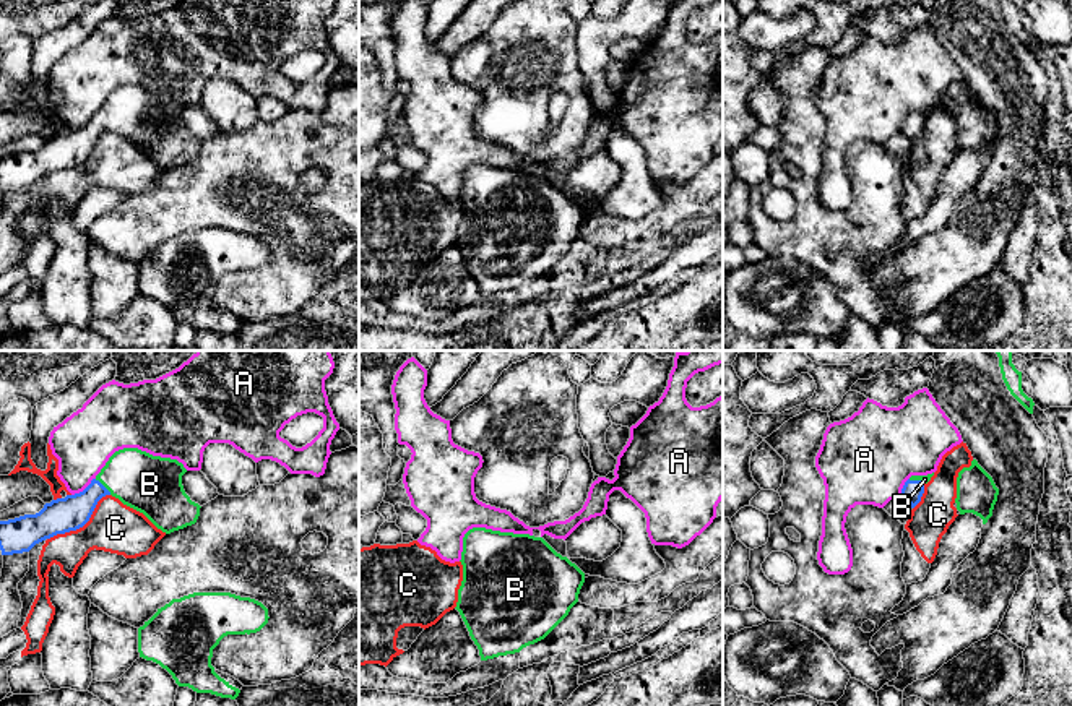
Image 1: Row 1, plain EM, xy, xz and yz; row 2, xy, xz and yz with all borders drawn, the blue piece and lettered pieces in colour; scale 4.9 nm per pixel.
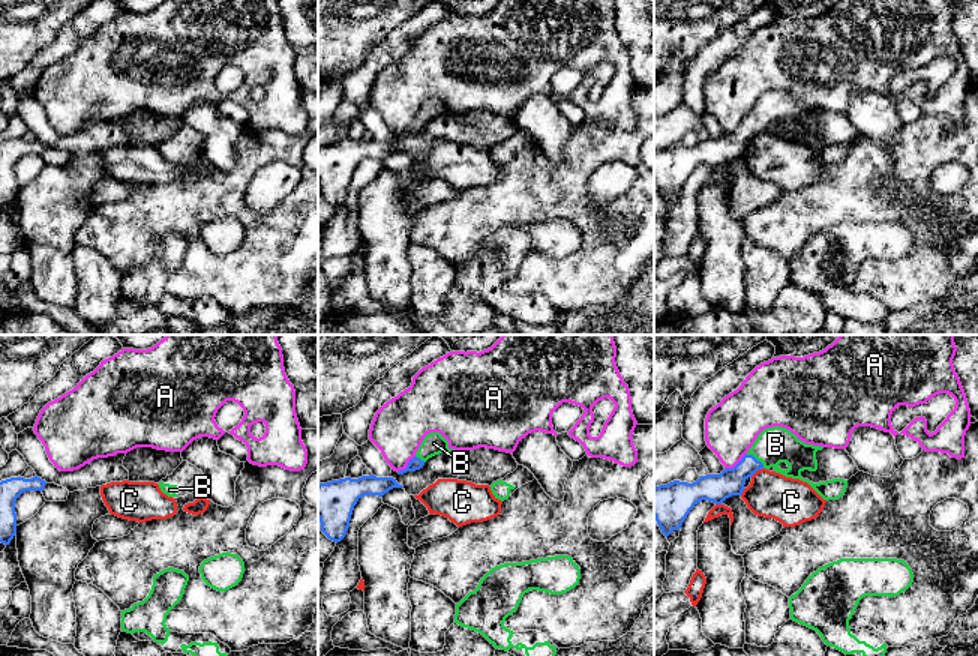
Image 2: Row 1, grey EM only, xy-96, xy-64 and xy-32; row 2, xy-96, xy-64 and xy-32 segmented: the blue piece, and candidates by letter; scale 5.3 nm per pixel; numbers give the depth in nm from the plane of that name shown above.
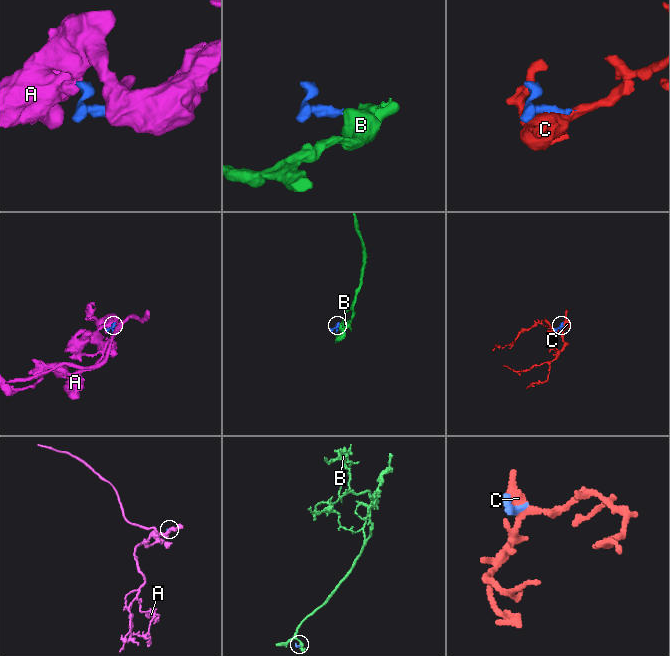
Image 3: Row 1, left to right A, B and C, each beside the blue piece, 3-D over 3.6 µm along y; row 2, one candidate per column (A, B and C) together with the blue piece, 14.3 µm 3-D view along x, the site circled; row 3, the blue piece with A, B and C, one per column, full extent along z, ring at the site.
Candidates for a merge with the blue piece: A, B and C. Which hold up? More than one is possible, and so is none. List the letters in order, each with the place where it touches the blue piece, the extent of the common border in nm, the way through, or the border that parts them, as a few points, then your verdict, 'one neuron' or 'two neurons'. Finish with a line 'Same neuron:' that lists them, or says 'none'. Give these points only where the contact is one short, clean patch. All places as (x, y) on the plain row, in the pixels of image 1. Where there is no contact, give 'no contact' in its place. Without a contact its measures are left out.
A: meets blue in xy at (85, 125); contact 150 nm long; border along xy (95, 114), (72, 132); two neurons
B: meets blue in xy at (103, 122); contact 120 nm long; runs through xy (70, 150), (103, 122), (150, 120); one neuron
C: meets blue in xy at (82, 163); contact 380 nm long; two neurons
Same neuron: B

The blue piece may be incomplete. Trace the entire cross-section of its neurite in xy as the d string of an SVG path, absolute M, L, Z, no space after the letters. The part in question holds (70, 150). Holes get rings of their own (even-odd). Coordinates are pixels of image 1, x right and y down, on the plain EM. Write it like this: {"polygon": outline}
{"polygon": "M119 86L83 128L52 136L36 151L0 157L2 192L29 188L45 175L83 164L106 131L143 149L166 170L192 162L201 143L184 127L185 109L177 96Z"}

